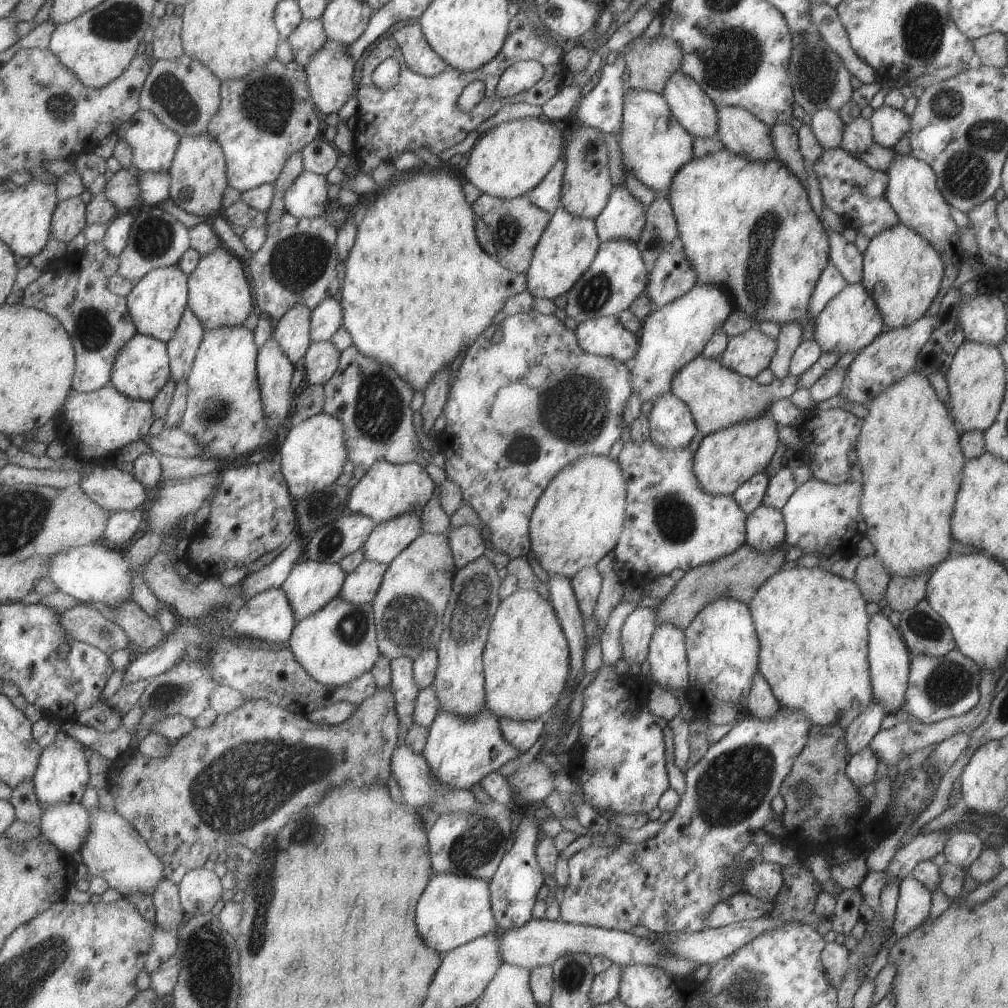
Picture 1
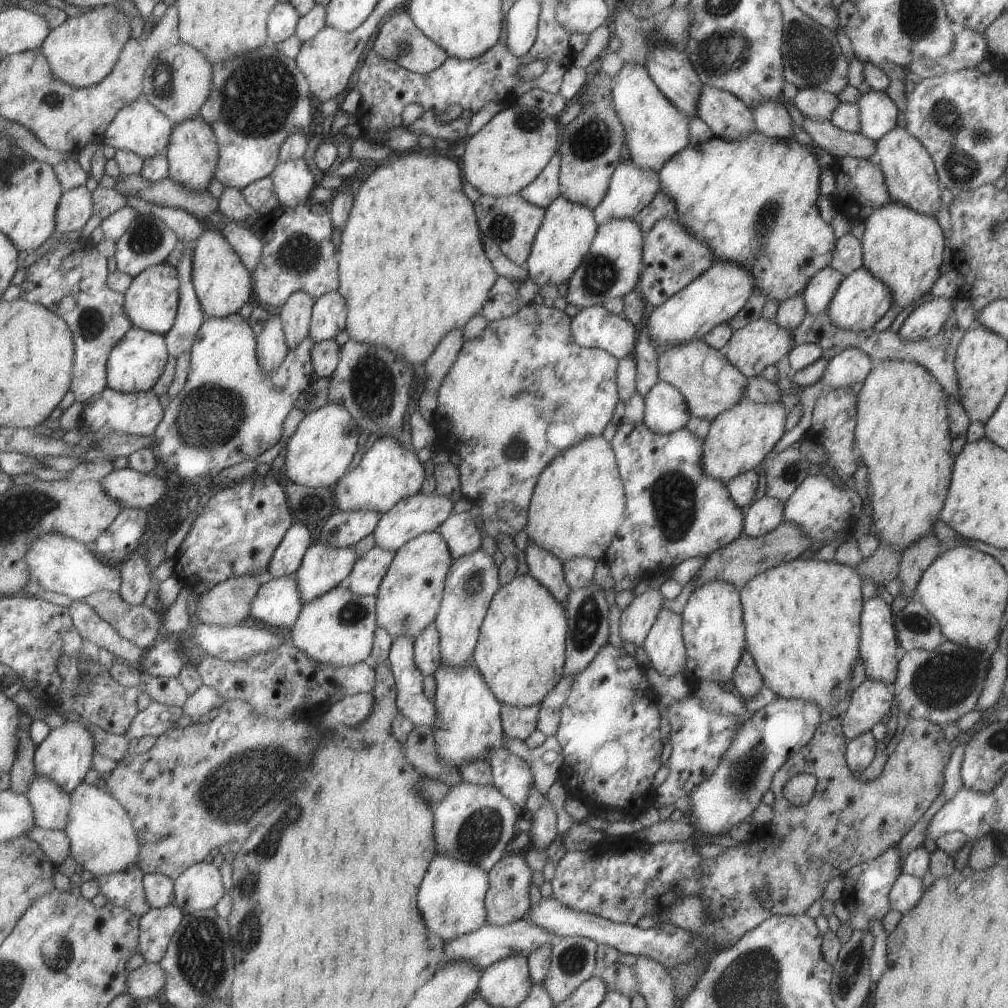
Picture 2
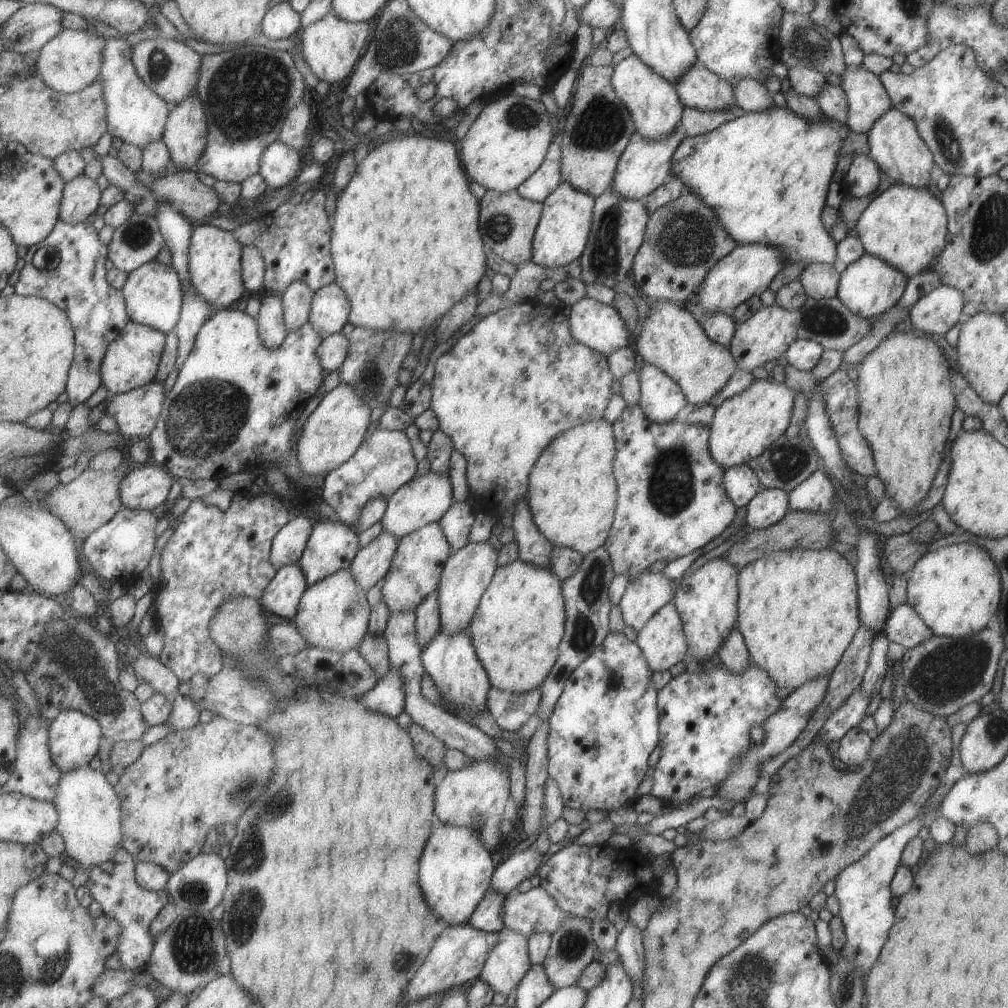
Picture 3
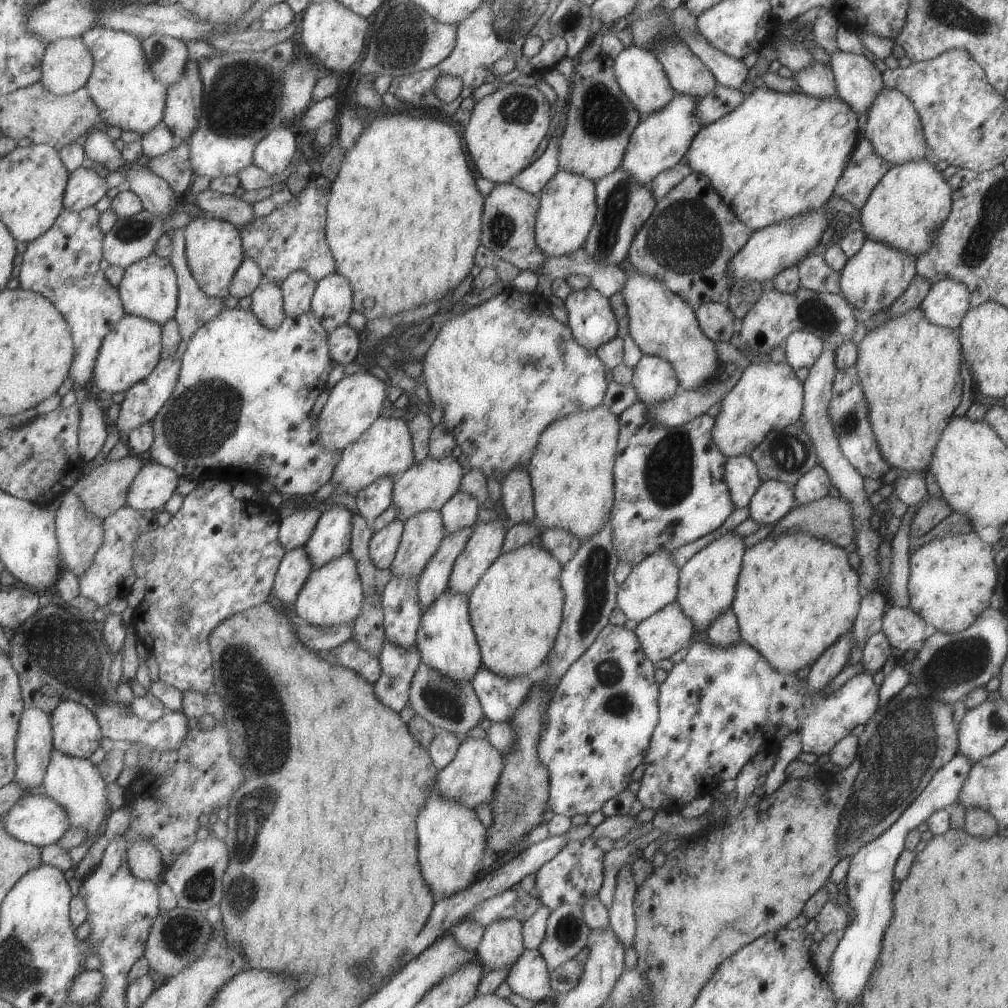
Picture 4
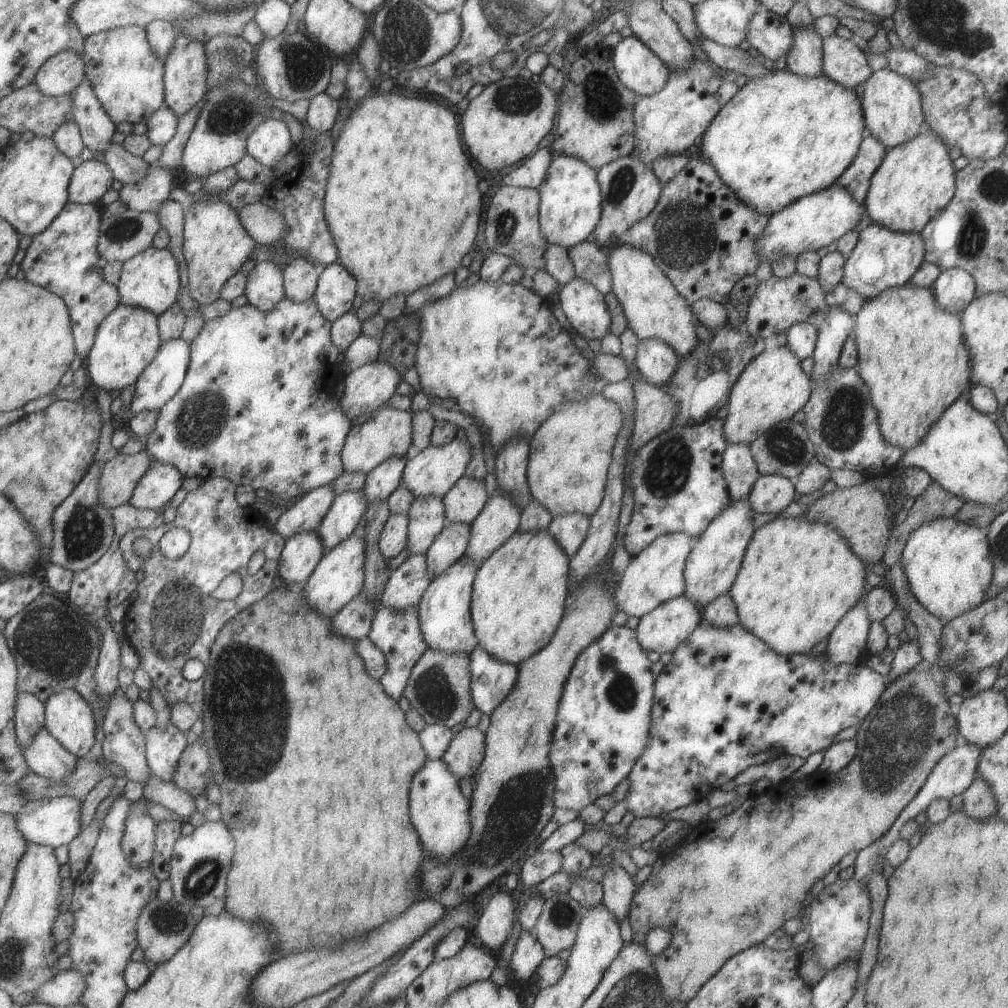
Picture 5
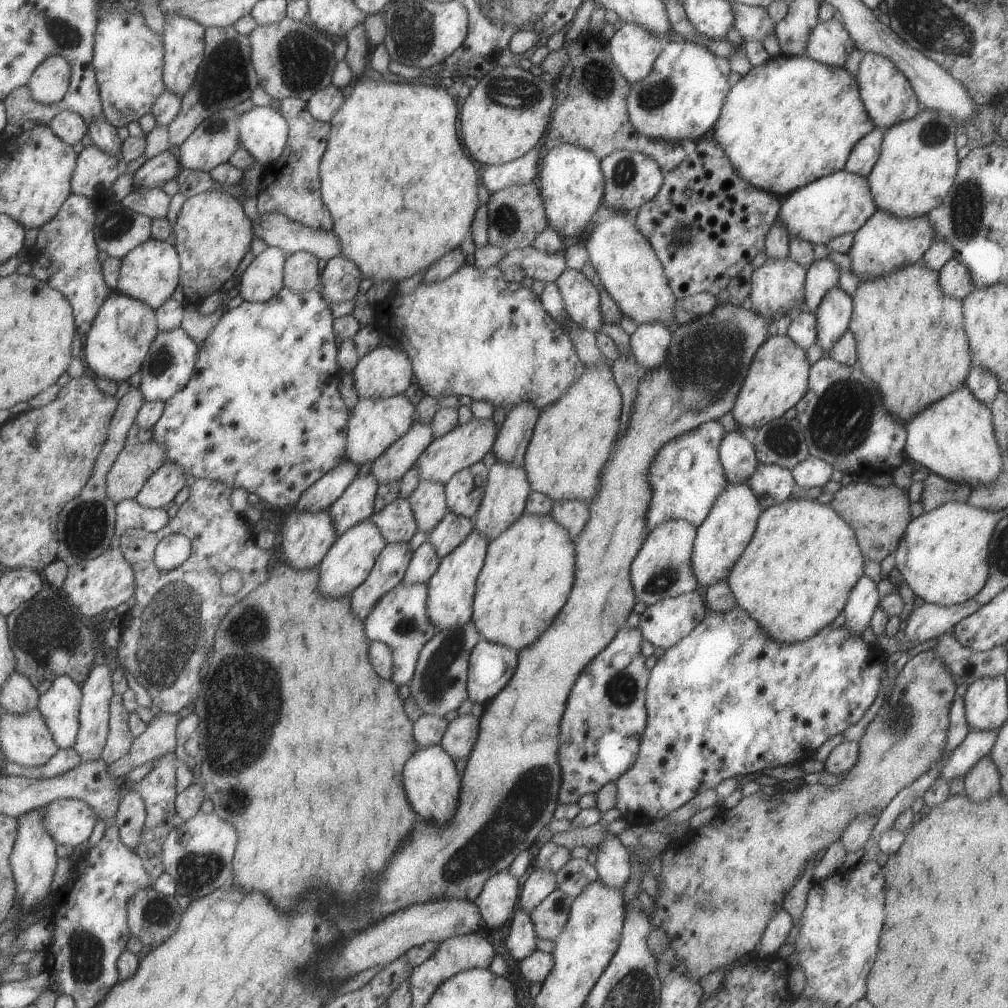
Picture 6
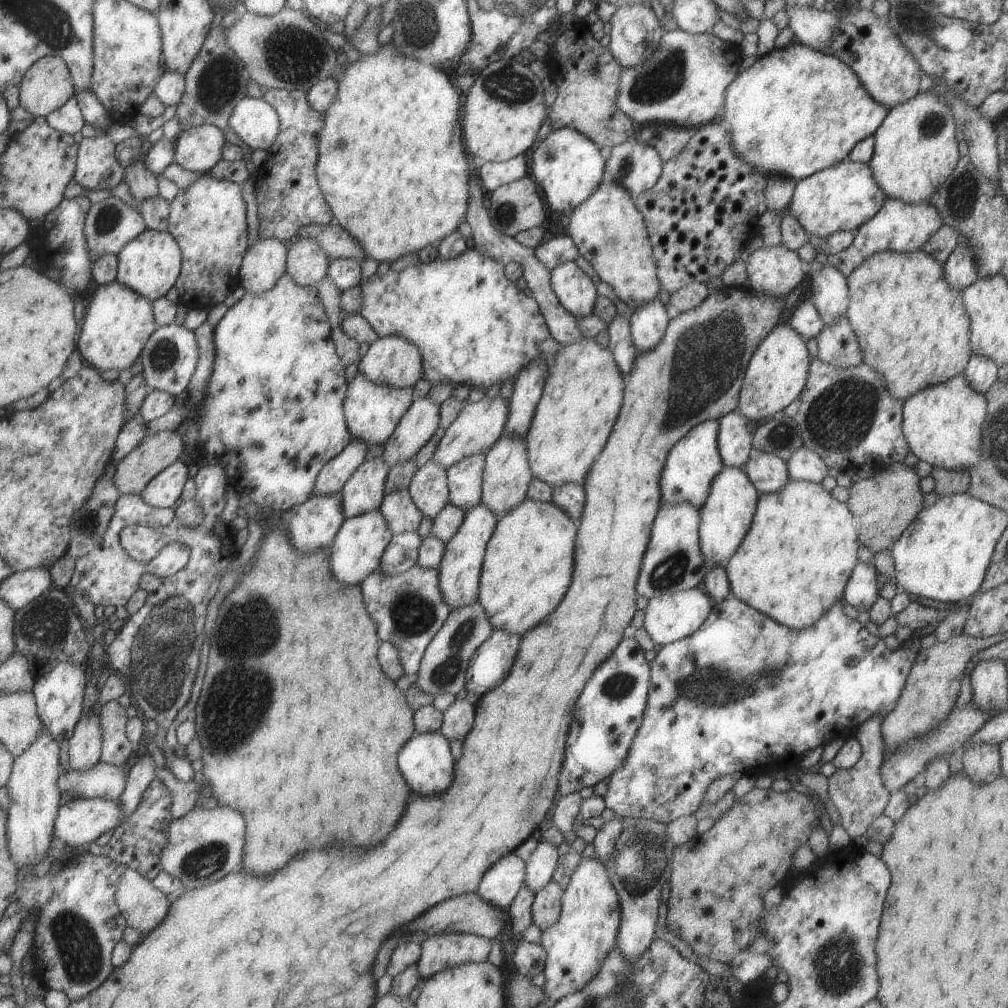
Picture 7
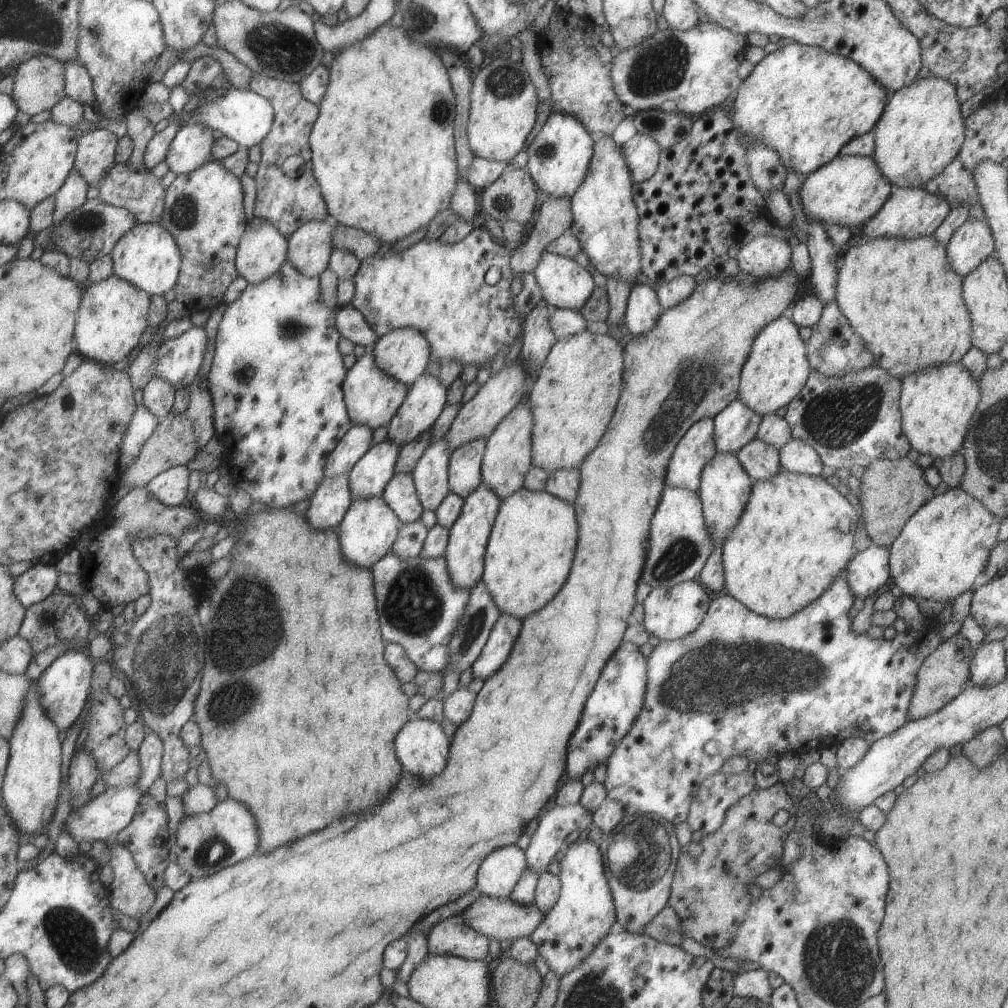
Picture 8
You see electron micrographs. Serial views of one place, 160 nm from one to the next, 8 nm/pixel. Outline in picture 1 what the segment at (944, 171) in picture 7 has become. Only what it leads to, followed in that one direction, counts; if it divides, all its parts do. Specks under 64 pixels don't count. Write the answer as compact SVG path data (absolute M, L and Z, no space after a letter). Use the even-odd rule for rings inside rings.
M897 223L869 239L862 259L860 283L874 300L883 324L892 329L906 327L925 316L937 294L944 269L943 261L928 242L903 223Z

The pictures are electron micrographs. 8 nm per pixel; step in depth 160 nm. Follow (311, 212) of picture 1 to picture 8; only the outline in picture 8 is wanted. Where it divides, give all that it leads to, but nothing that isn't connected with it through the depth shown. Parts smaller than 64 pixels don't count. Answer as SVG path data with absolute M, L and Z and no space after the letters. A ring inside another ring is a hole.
M230 86L230 89L221 98L197 106L188 117L184 118L184 121L201 123L212 131L218 130L223 136L234 140L241 148L249 149L254 144L259 144L267 136L273 119L273 107L266 98L251 90Z

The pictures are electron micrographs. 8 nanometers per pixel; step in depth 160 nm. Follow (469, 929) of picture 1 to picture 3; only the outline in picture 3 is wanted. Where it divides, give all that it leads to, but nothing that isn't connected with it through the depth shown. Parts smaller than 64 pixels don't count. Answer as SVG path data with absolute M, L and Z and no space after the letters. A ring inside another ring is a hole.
M435 824L419 860L417 882L427 906L441 923L451 927L468 924L471 913L490 886L495 868L490 856L478 833L465 827Z

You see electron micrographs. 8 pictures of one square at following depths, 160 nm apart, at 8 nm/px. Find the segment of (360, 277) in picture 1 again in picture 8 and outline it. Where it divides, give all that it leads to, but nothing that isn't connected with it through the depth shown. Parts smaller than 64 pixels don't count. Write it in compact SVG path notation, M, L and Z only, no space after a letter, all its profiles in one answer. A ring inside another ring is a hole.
M387 22L376 28L363 40L336 52L336 57L327 67L329 74L327 92L319 103L319 116L315 119L308 136L313 176L319 185L330 220L335 224L364 230L374 236L381 245L389 244L392 246L395 241L413 234L420 228L425 228L437 212L450 206L451 195L456 185L456 177L458 176L454 149L456 100L442 60L435 56L431 49L410 41L406 32L400 26L394 28Z

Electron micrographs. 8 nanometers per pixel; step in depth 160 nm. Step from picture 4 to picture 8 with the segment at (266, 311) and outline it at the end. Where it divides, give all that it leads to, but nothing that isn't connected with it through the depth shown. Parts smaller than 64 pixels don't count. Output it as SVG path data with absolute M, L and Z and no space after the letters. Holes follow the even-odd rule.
M253 217L236 248L238 276L256 285L274 275L286 260L287 245L288 237L281 236L266 220Z

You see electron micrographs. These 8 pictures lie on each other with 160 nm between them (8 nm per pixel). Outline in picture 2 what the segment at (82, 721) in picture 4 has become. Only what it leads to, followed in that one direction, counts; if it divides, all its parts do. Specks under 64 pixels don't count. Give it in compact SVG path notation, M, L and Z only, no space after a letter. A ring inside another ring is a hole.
M64 721L60 727L50 729L46 737L35 746L33 762L34 774L52 780L62 791L69 794L83 782L91 766L91 757L94 752L92 734L79 722Z

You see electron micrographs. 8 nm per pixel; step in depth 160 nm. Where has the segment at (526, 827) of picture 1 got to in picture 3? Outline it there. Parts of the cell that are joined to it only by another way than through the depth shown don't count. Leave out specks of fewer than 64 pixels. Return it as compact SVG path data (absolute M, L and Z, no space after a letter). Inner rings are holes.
M488 889L471 913L468 924L483 932L499 933L501 929L505 928L502 921L502 906L506 896Z

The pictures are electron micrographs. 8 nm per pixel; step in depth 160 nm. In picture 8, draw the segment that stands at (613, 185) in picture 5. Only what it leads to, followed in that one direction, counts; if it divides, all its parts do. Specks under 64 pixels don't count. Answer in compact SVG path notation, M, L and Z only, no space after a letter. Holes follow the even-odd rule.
M636 133L619 148L633 183L642 183L655 174L661 148L650 136Z

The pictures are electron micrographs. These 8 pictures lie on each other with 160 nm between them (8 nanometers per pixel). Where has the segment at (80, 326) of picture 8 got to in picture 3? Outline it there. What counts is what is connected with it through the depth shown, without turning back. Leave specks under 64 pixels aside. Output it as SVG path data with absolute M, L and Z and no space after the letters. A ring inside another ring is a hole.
M131 320L127 321L119 336L107 345L100 364L102 386L109 392L109 395L124 393L153 381L164 340L165 335L161 331Z

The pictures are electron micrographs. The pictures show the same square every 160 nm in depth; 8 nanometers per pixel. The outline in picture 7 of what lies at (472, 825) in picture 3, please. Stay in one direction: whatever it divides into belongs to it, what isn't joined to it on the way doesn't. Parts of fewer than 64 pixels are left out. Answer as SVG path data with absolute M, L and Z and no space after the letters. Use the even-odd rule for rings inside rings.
M455 699L454 702L442 712L442 723L439 729L449 742L463 740L465 734L473 726L475 707L468 704L465 699Z

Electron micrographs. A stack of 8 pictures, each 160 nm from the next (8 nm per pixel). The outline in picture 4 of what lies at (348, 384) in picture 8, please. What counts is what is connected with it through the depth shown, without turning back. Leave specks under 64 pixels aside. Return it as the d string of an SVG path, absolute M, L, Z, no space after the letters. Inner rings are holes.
M378 417L372 424L351 444L347 444L339 463L333 470L330 478L331 484L335 484L337 493L347 492L354 494L379 476L391 476L396 478L403 473L411 464L414 464L412 441L405 420L402 418Z

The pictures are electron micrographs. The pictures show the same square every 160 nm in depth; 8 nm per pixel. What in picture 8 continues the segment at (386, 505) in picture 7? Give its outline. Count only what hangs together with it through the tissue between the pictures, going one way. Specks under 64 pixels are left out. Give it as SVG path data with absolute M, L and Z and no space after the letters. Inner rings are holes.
M394 474L385 485L381 498L402 524L420 520L423 508L410 474Z

